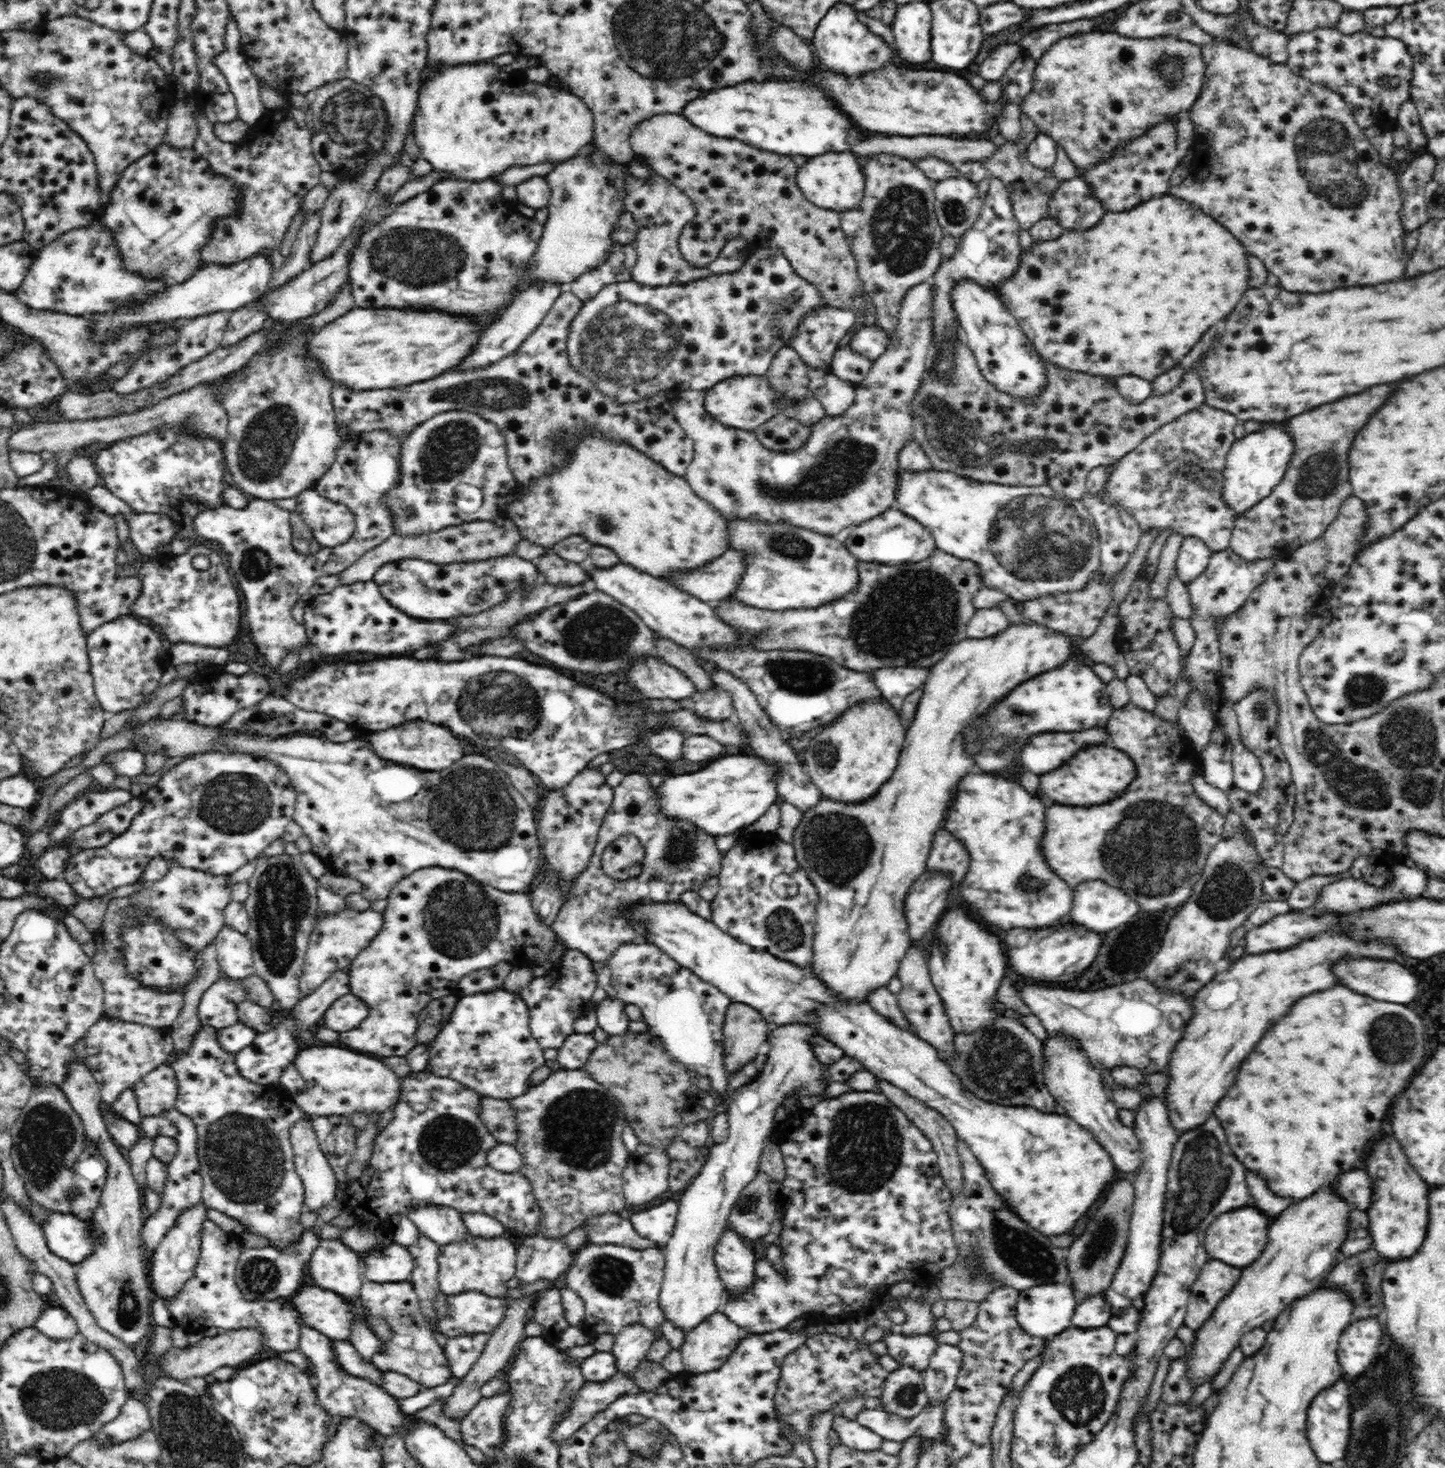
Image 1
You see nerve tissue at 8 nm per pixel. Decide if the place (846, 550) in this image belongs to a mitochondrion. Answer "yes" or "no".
no

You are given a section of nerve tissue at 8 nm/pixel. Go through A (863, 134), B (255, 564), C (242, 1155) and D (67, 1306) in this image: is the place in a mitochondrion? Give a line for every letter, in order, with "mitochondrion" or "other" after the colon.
A: other
B: mitochondrion
C: mitochondrion
D: other

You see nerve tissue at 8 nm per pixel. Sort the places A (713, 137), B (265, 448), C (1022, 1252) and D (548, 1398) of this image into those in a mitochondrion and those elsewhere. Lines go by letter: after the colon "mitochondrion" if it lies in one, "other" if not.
A: other
B: mitochondrion
C: mitochondrion
D: other

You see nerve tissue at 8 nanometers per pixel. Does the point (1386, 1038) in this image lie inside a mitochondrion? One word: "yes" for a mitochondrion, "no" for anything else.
yes

